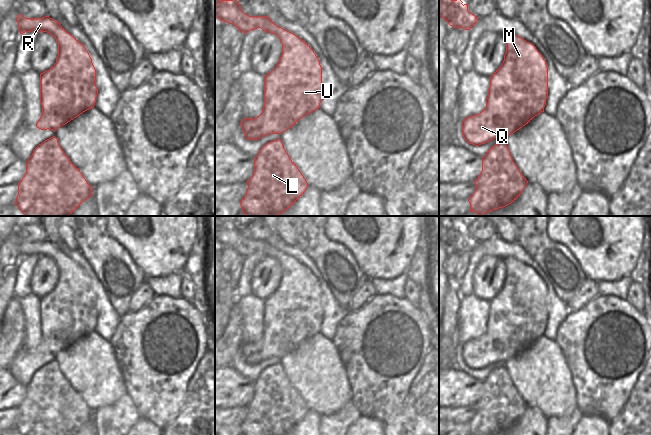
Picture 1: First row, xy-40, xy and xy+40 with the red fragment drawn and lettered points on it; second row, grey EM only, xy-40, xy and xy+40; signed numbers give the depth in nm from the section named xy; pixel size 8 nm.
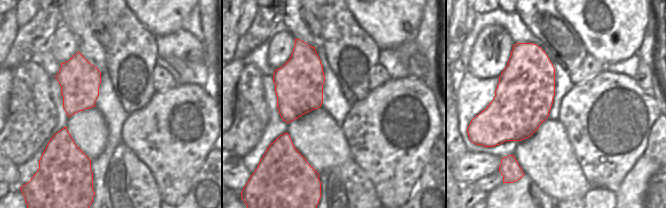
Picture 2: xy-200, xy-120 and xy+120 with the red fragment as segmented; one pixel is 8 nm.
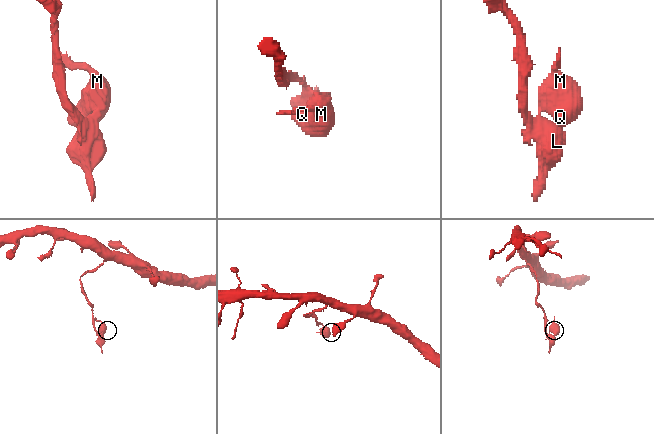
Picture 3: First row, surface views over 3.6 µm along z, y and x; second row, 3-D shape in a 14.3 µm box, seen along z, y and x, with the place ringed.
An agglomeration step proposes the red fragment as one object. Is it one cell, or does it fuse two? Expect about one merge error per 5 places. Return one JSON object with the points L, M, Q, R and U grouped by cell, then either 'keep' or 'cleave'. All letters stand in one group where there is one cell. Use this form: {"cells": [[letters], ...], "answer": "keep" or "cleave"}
{"cells": [["L", "M", "Q", "R", "U"]], "answer": "keep"}

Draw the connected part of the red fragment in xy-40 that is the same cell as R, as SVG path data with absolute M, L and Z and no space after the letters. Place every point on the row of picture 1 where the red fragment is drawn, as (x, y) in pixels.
M21 14L16 17L20 34L31 32L47 32L58 43L58 57L56 63L47 71L40 74L40 103L42 115L36 127L41 130L51 129L54 132L67 124L83 112L94 108L98 89L96 87L96 69L92 59L84 47L74 36L69 34L57 22L45 16L43 18L25 18Z

